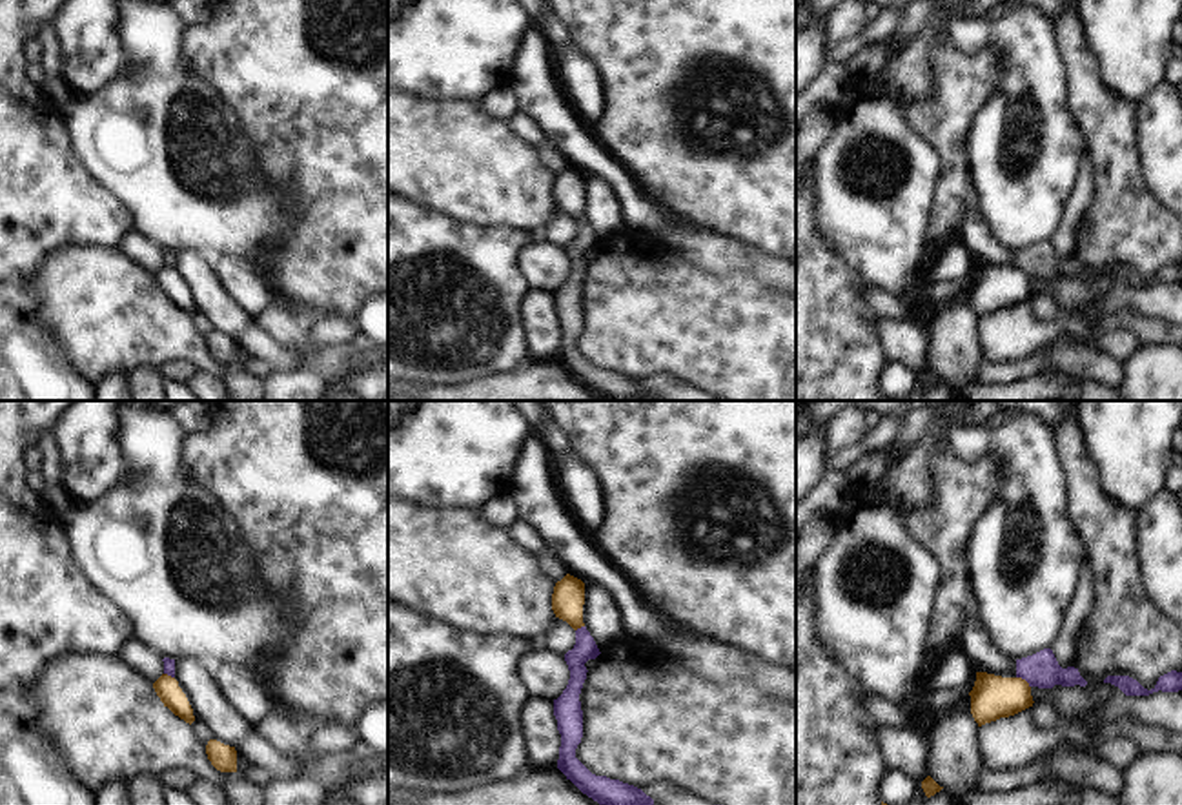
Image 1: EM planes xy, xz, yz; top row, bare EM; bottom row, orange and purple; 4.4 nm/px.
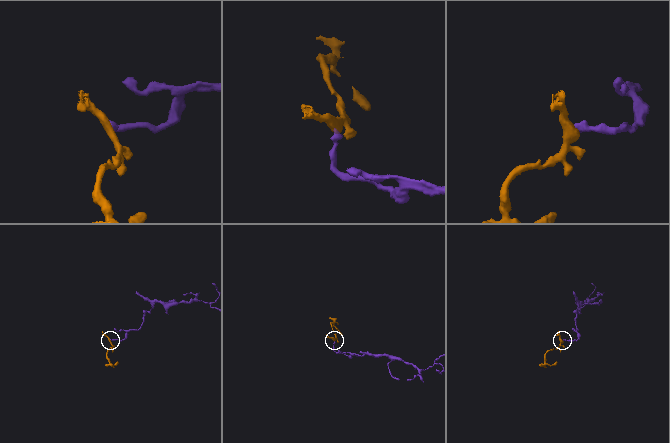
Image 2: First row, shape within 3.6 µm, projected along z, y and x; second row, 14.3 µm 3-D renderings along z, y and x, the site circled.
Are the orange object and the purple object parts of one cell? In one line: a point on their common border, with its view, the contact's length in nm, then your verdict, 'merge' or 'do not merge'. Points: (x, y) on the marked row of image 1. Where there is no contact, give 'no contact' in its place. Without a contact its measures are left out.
yz (1024, 680) | 80 nm | do not merge

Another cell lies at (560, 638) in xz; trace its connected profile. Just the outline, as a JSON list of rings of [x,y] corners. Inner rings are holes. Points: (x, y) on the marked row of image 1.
[[[555,617],[550,628],[539,637],[539,643],[548,652],[565,656],[576,645],[576,630],[563,619]]]

